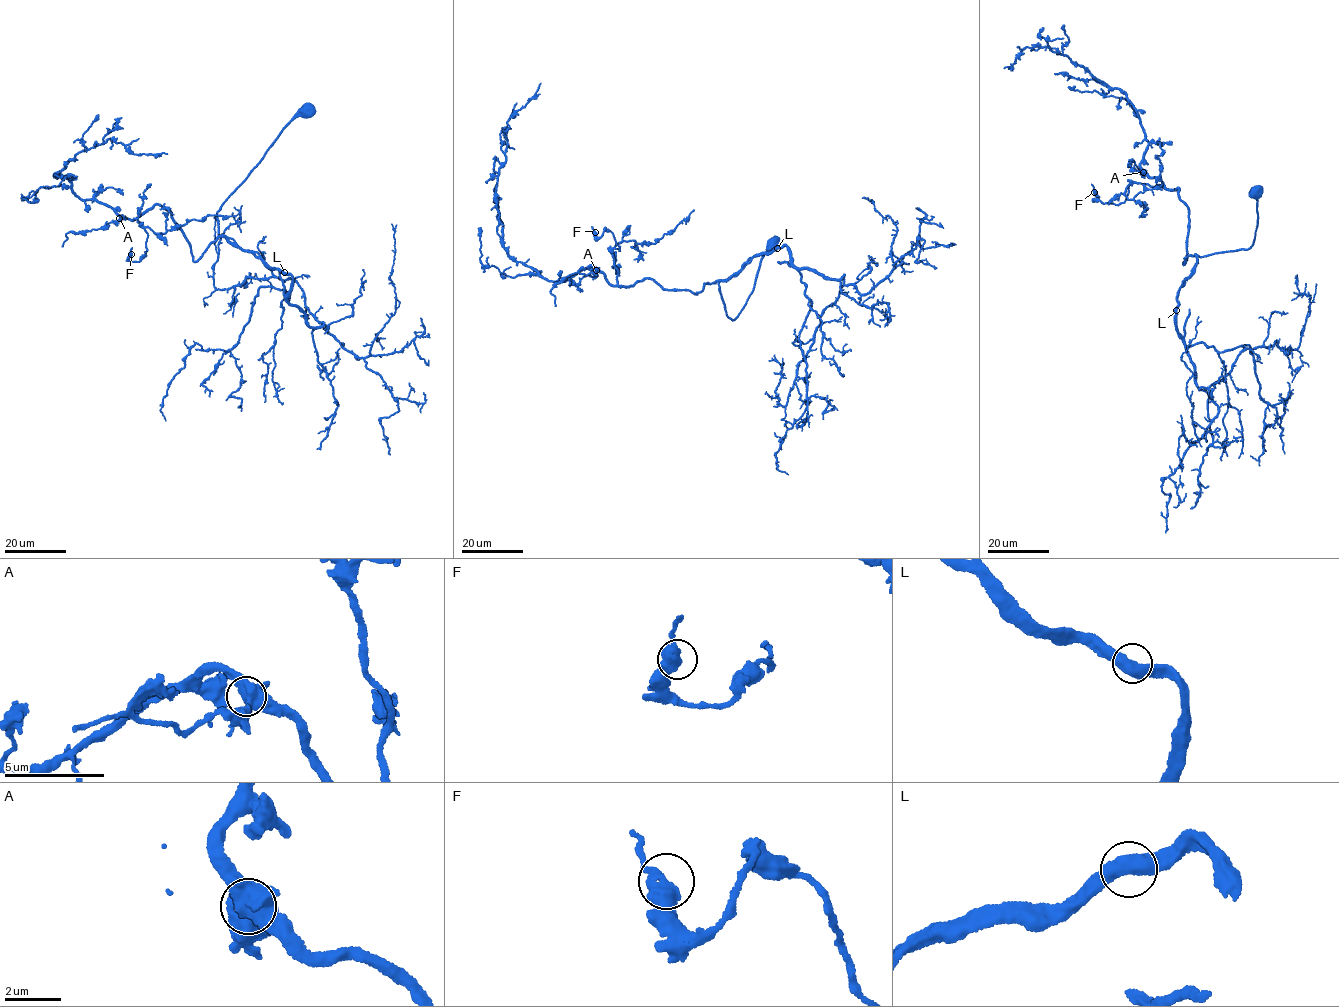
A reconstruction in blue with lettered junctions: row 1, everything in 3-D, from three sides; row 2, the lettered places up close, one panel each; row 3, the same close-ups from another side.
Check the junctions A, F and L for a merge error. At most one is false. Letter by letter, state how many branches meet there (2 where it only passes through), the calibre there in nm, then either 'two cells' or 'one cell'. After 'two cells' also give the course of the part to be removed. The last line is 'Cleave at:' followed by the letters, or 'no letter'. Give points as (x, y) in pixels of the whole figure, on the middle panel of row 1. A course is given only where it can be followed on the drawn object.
A: 2 branches meet; 550 nm thick; one cell
F: 2 branches meet; 550 nm thick; one cell
L: 2 branches meet; 600 nm thick; one cell
Cleave at: no letter

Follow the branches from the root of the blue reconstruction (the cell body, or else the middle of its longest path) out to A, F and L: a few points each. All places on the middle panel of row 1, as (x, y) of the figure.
A: (776, 244), (733, 320), (717, 281), (695, 294), (646, 278), (616, 286), (596, 270)
F: (776, 244), (733, 320), (717, 281), (695, 294), (646, 278), (620, 286), (619, 247), (595, 232)
L: (776, 244), (762, 257), (753, 290), (731, 319), (719, 282), (751, 258), (777, 248)

